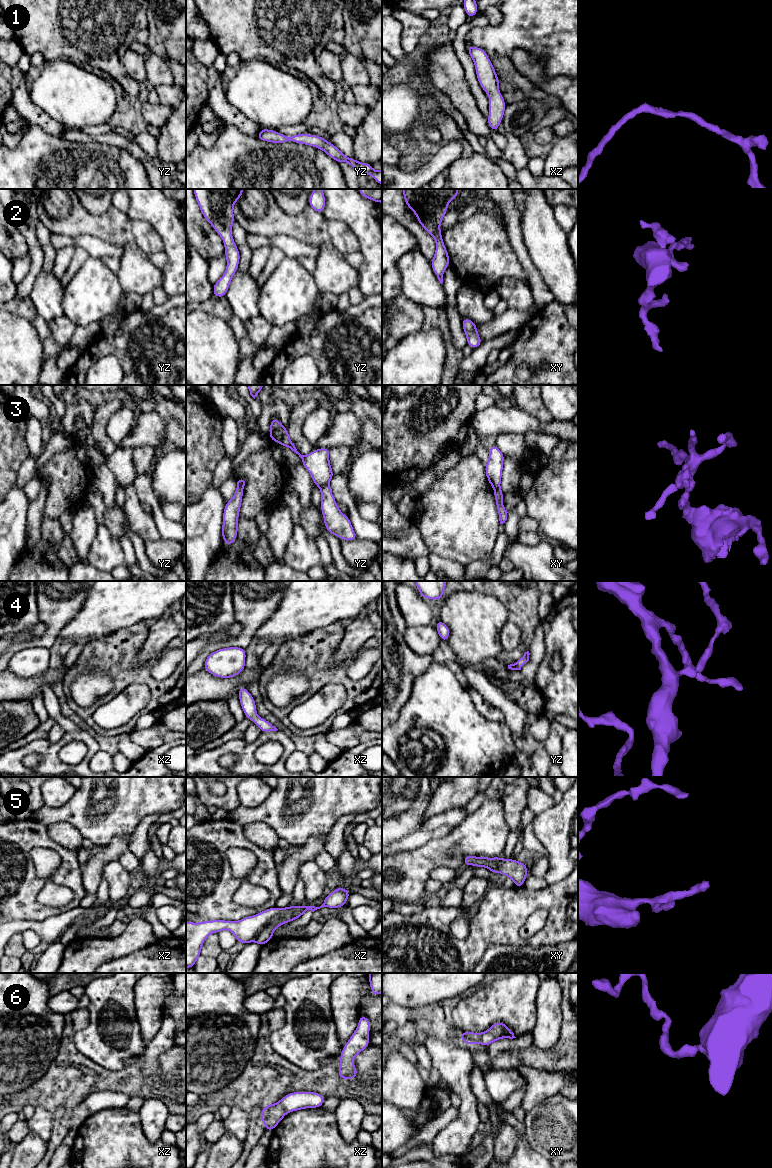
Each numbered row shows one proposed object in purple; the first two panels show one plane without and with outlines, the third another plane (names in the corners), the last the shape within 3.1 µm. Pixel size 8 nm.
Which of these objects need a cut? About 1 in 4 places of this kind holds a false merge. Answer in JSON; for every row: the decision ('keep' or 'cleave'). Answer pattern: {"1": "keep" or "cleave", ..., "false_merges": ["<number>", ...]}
{"1": "keep", "2": "keep", "3": "cleave", "4": "keep", "5": "keep", "6": "keep", "false_merges": ["3"]}

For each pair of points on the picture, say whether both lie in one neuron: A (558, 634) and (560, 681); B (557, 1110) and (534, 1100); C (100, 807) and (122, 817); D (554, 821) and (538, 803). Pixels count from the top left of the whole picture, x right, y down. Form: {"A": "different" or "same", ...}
{"A": "same", "B": "different", "C": "same", "D": "different"}

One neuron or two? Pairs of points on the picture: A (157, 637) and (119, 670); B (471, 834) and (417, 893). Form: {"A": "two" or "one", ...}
{"A": "two", "B": "one"}

